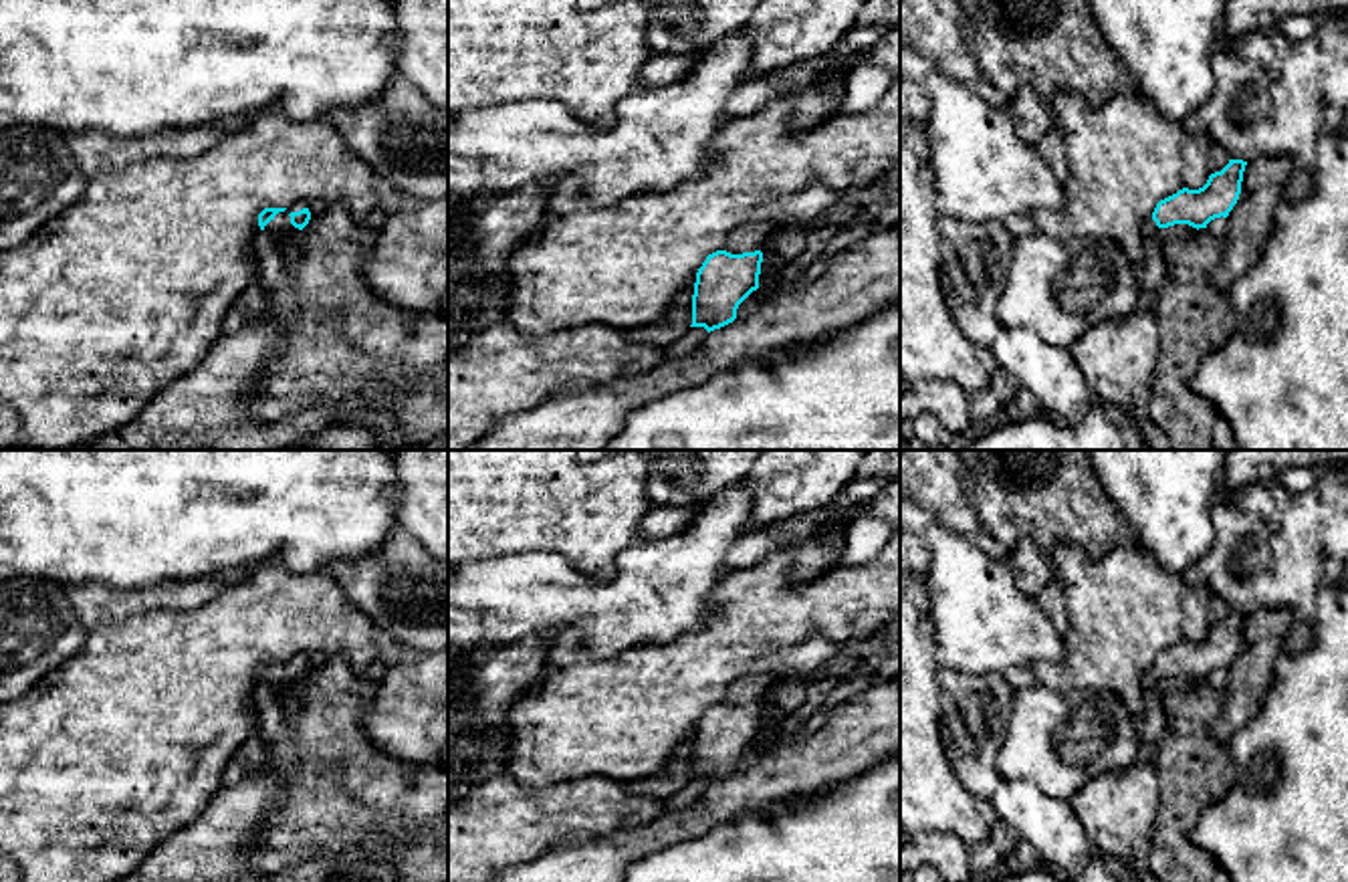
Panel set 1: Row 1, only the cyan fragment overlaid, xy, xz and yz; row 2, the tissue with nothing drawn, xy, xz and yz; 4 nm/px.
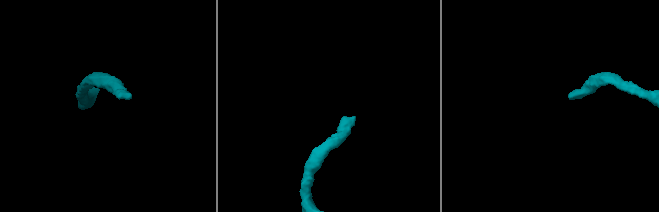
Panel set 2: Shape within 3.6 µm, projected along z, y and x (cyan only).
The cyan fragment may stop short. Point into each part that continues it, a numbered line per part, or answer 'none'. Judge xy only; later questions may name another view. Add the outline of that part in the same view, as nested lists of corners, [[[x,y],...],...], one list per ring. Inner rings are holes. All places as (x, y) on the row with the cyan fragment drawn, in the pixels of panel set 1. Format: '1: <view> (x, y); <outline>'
1: xy (281, 229); [[[297,202],[293,206],[289,206],[285,212],[278,212],[266,226],[264,230],[276,240],[276,244],[283,248],[283,254],[287,258],[289,264],[293,264],[295,260],[299,260],[301,256],[301,248],[297,244],[297,234],[301,232],[299,228],[295,228],[291,224],[291,212],[299,212],[307,208],[305,202]]]

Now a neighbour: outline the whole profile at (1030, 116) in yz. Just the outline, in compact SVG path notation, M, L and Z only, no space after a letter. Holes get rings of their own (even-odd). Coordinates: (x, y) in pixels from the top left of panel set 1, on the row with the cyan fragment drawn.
M1023 85L1007 105L1011 123L1021 141L1035 145L1051 127L1053 117L1049 107L1037 93Z

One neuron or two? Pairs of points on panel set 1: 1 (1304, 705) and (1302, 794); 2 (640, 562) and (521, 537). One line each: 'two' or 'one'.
1: one
2: two

